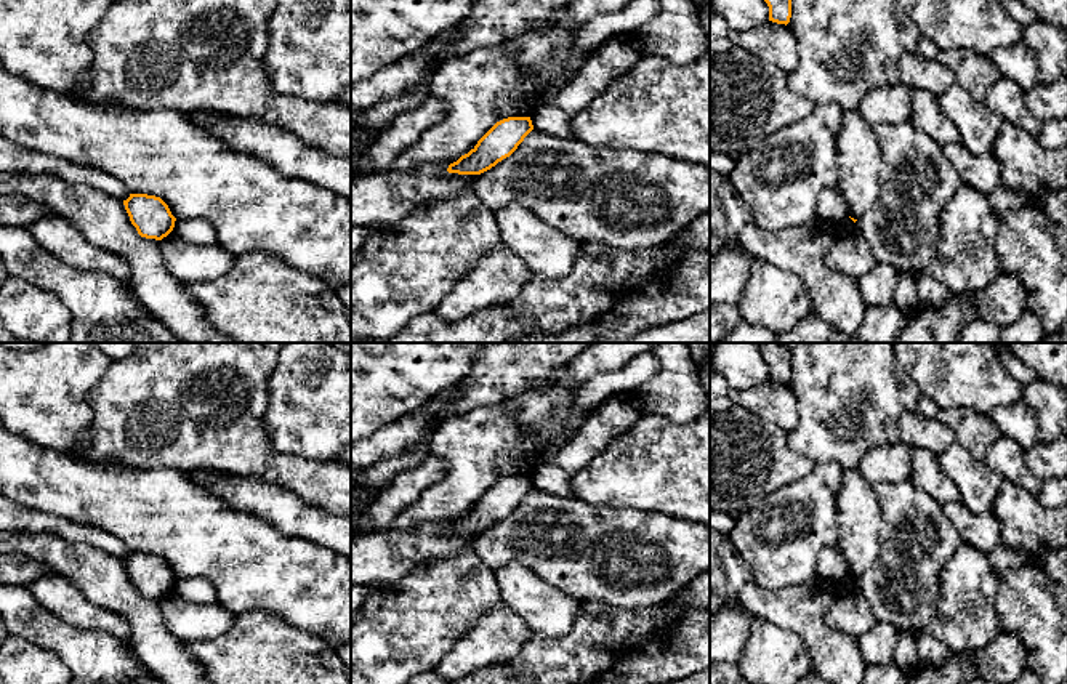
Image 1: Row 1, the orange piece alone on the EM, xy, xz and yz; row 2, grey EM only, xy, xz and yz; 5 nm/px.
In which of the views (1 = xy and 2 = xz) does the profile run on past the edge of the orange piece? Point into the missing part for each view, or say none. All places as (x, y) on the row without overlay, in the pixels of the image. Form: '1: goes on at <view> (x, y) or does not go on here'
1: does not go on here
2: does not go on here

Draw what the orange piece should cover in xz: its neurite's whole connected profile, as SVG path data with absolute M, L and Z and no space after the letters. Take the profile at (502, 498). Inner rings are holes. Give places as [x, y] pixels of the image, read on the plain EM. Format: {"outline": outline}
{"outline": "M508 476L497 481L477 503L447 530L458 533L481 533L509 516L534 489L530 476Z"}

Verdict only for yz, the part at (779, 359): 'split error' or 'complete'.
complete

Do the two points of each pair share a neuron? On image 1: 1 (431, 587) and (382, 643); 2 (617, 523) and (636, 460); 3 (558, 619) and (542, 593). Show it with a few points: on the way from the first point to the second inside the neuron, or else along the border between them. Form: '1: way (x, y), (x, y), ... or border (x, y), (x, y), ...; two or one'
1: way (418, 601), (391, 628); one
2: border (585, 502), (659, 515); two
3: way (551, 612), (542, 599); one

